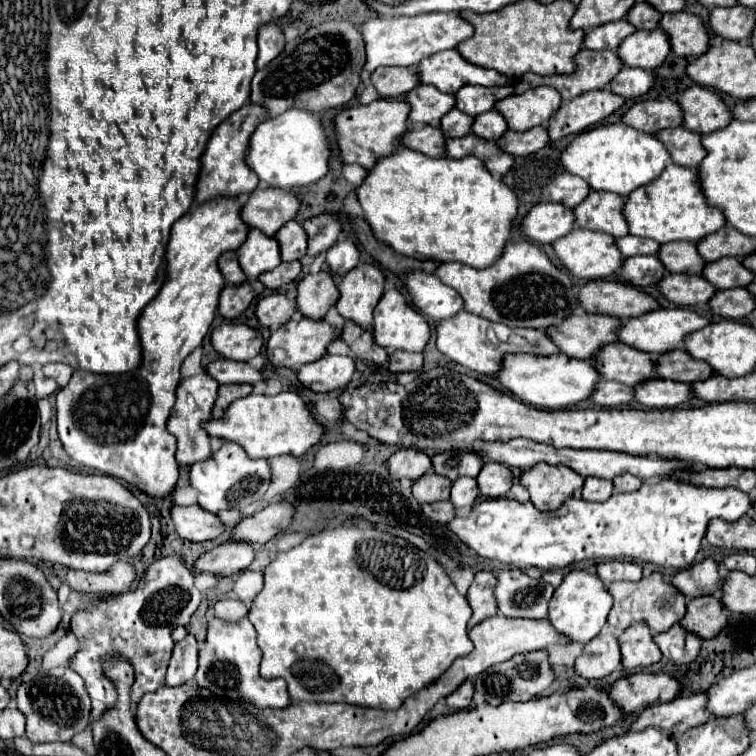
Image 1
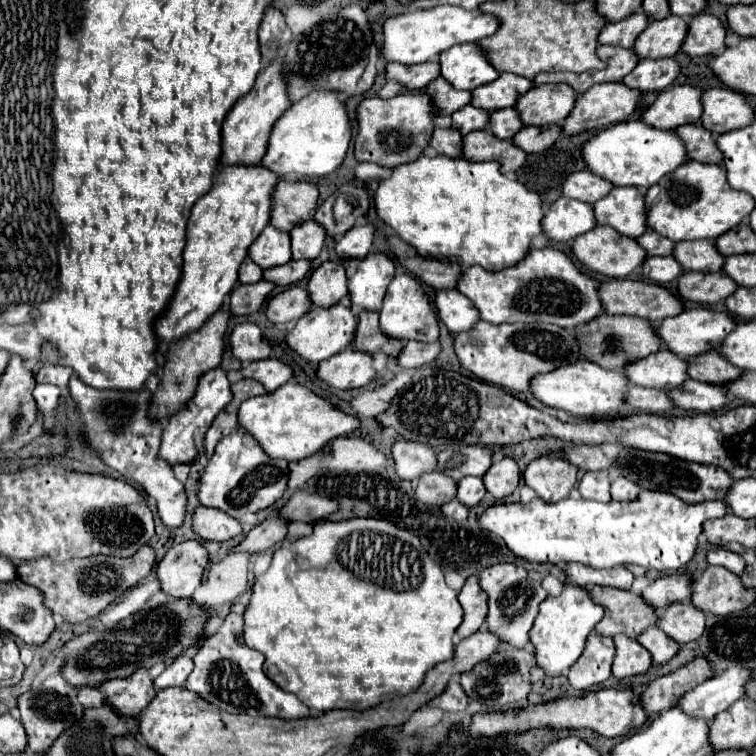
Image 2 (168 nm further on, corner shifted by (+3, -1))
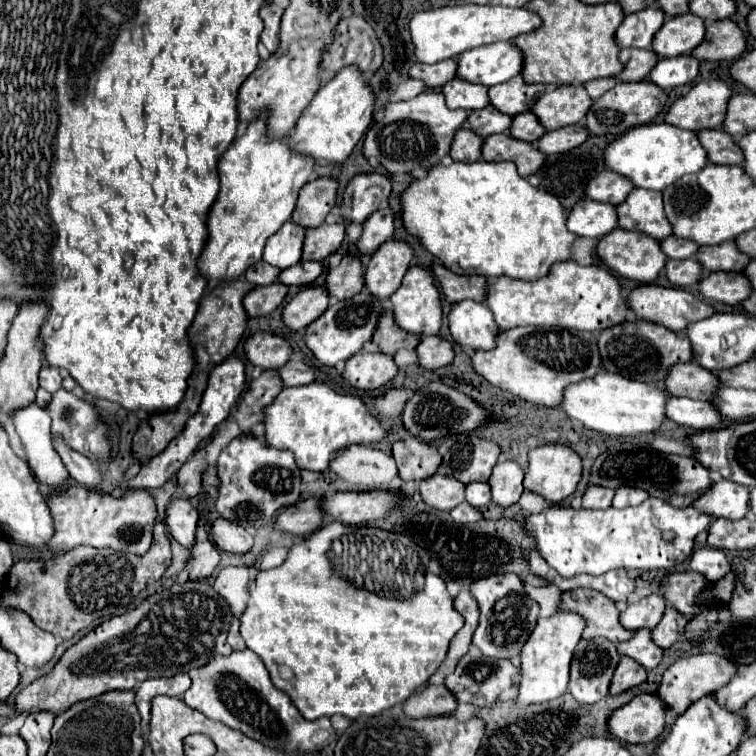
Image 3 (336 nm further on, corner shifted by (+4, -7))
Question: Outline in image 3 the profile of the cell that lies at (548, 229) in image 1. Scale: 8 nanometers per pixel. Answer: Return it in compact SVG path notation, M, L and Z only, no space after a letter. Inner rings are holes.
M581 199L569 213L567 229L581 237L601 239L617 227L617 209L611 203Z

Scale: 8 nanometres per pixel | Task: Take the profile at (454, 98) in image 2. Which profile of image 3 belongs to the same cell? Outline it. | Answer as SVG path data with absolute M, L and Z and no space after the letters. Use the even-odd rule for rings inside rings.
M455 77L449 83L445 83L441 91L447 99L449 109L461 107L467 111L475 111L489 105L489 89L485 89L485 85L473 85L469 81L461 81Z

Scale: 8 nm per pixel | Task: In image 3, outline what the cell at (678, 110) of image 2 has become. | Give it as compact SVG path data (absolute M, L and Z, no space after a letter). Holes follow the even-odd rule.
M701 81L669 107L665 123L689 131L721 129L731 95L733 89L725 81Z

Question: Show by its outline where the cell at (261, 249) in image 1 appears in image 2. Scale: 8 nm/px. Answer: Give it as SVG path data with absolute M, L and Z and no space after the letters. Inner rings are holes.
M268 225L250 245L248 257L262 269L278 267L290 261L290 235Z

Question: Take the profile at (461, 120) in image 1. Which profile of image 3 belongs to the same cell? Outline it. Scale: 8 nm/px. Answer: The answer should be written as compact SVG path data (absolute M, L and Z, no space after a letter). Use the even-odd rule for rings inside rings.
M493 105L469 113L469 119L467 119L467 125L481 137L505 132L510 128L511 123L513 123L513 117L503 115Z

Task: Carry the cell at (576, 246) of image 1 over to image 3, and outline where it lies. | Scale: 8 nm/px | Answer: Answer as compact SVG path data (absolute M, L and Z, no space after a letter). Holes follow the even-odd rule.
M615 229L613 233L605 235L597 245L597 255L603 259L603 265L613 273L639 283L655 281L659 273L665 269L665 261L667 261L665 253L661 253L661 241L641 231L627 231L627 229Z

